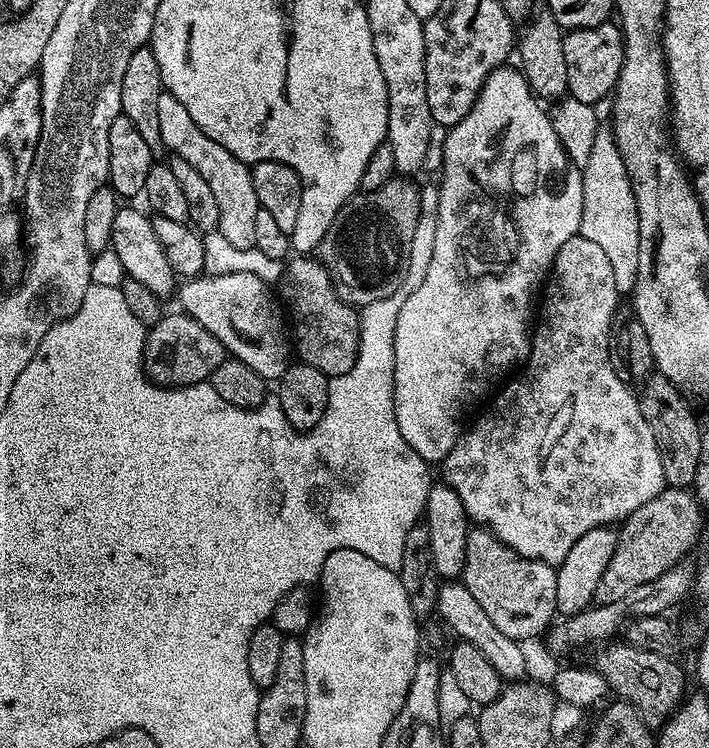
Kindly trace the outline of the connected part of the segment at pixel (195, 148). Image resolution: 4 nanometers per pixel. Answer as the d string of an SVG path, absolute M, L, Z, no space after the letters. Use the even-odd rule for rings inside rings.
M165 91L158 98L158 127L162 129L162 142L165 149L169 153L172 152L173 157L190 162L190 166L194 166L194 170L198 170L198 174L206 178L210 191L218 202L218 230L222 238L226 238L234 246L255 248L254 221L261 206L254 192L251 167L234 158L234 154L226 150L226 146L218 146L214 138L206 138L206 134L198 130L194 118L190 118L186 106L182 106L178 98L174 98Z

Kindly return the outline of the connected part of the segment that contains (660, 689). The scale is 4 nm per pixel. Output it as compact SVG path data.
M608 642L599 649L594 667L606 678L609 689L619 699L625 700L642 718L647 728L663 728L684 702L684 672L672 661L671 655L650 653L648 650L635 648L627 642Z

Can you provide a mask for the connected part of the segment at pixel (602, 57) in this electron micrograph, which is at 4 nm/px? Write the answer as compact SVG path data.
M616 22L590 26L589 28L574 28L565 35L562 54L566 54L566 82L568 96L593 106L599 105L599 100L607 101L615 93L616 83L624 65L624 33Z

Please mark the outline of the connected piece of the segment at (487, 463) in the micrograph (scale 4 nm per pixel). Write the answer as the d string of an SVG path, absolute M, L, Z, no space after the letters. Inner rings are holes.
M577 234L574 238L570 238L562 246L562 250L558 250L552 263L551 273L543 285L542 299L538 304L538 319L535 321L532 334L532 353L519 373L521 376L517 375L515 378L509 379L495 393L496 401L477 418L476 425L469 432L467 429L461 435L454 450L450 450L450 454L442 461L443 483L450 485L458 494L458 498L462 498L462 506L466 506L469 521L493 532L497 540L501 540L503 544L510 546L518 554L531 560L540 560L543 564L559 566L562 558L566 558L566 554L570 554L570 546L574 546L574 542L578 542L578 538L582 538L582 534L586 534L586 530L619 525L627 520L630 514L634 514L634 510L638 510L638 506L646 506L646 502L650 502L650 498L658 498L658 494L663 492L666 487L658 442L654 442L654 430L650 430L650 426L642 414L637 393L625 384L622 378L618 378L618 374L610 362L608 346L612 338L612 325L618 316L616 303L619 300L622 300L622 293L614 286L614 270L603 250L585 236Z

